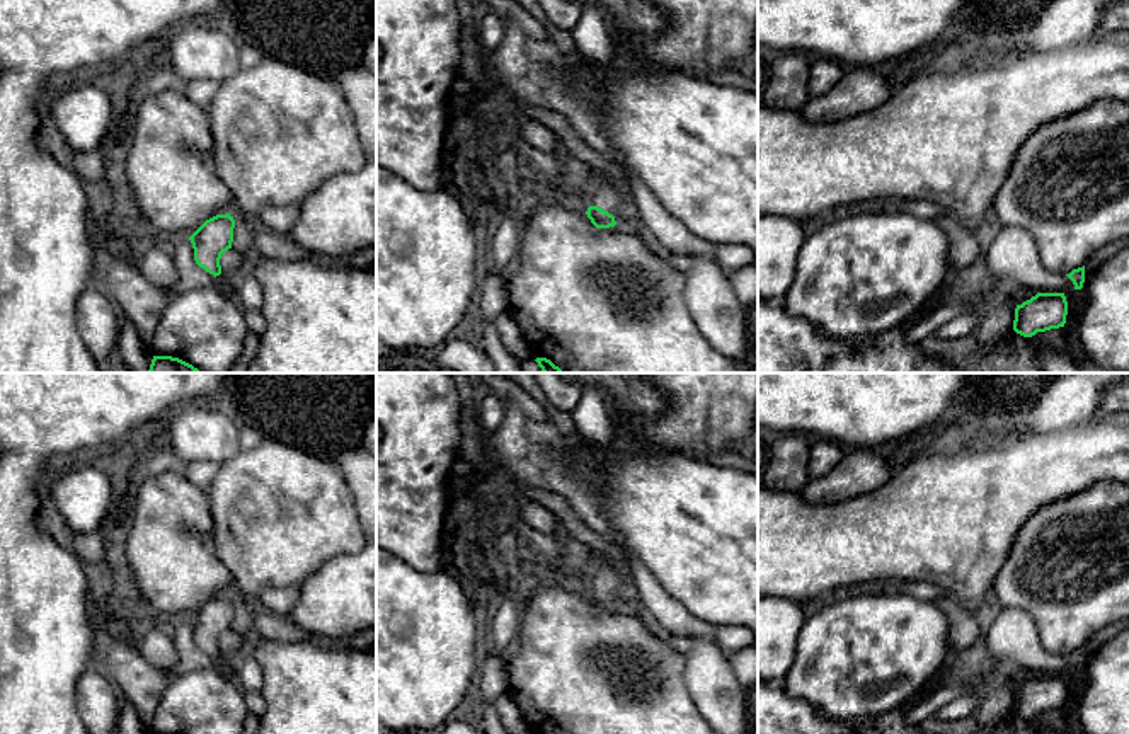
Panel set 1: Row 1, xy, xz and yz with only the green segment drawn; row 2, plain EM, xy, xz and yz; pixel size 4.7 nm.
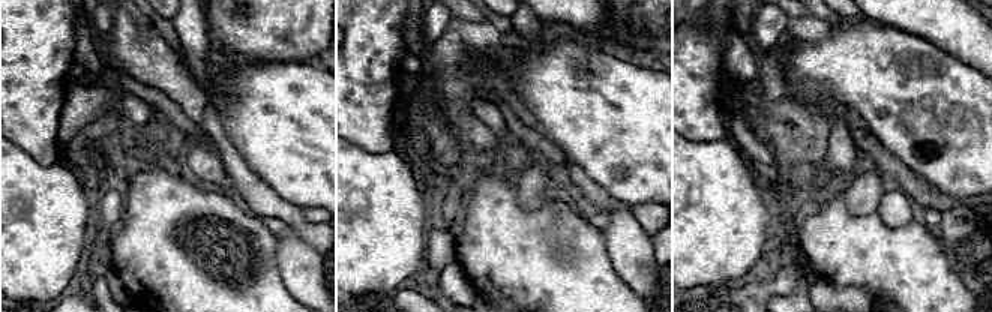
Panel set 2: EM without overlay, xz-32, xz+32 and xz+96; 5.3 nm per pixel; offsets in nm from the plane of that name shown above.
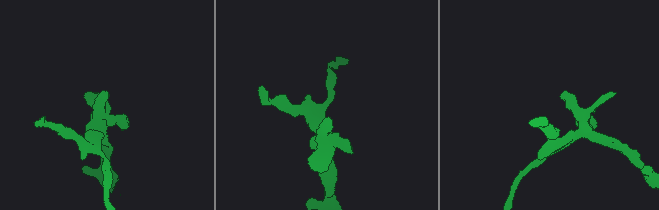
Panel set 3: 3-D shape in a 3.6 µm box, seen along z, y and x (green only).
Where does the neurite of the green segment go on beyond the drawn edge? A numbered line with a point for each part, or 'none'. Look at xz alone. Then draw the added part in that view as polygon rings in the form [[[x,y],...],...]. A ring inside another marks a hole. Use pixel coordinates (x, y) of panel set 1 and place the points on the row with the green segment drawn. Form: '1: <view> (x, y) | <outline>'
1: xz (600, 193) | [[[589,179],[584,184],[589,206],[598,206],[615,216],[616,225],[625,225],[625,213],[630,198],[616,186],[603,179]]]

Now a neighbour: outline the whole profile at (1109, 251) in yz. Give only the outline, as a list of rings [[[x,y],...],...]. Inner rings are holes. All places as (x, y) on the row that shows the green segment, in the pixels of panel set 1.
[[[1110,244],[1100,249],[1086,264],[1085,264],[1085,279],[1090,278],[1093,271],[1097,271],[1107,259],[1110,259],[1117,250],[1119,244]]]

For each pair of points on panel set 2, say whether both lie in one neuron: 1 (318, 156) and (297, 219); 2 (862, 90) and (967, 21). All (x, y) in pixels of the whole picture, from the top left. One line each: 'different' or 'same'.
1: different
2: different

